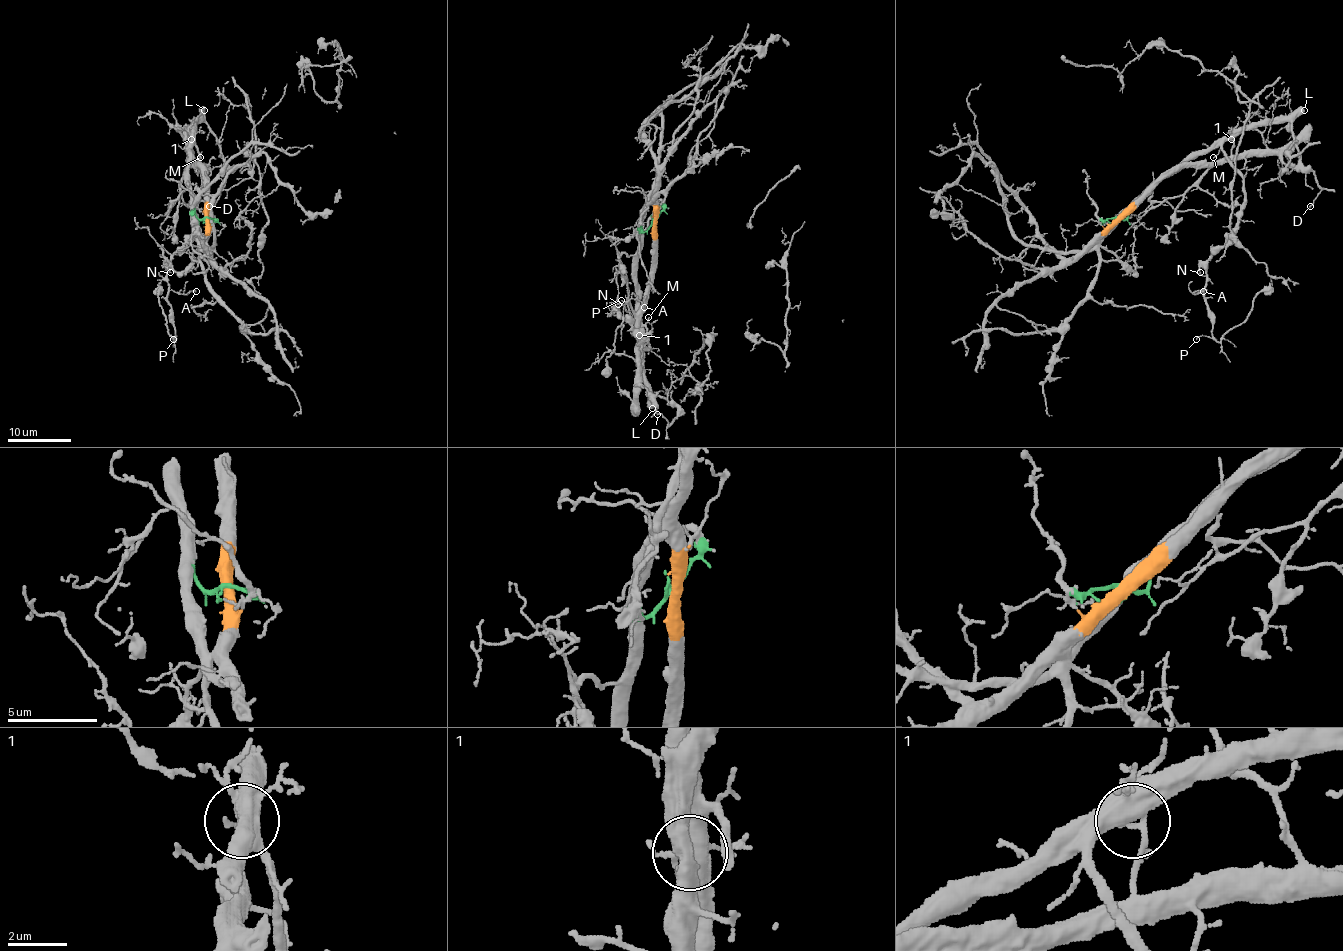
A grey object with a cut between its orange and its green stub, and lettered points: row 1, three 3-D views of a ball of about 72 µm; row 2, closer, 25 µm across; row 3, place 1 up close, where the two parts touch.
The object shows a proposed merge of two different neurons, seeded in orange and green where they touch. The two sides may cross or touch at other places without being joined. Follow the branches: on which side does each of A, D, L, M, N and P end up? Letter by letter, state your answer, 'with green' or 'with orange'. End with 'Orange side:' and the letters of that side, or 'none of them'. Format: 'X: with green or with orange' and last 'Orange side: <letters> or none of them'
A: with green
D: with green
L: with green
M: with green
N: with green
P: with green
Orange side: none of them

